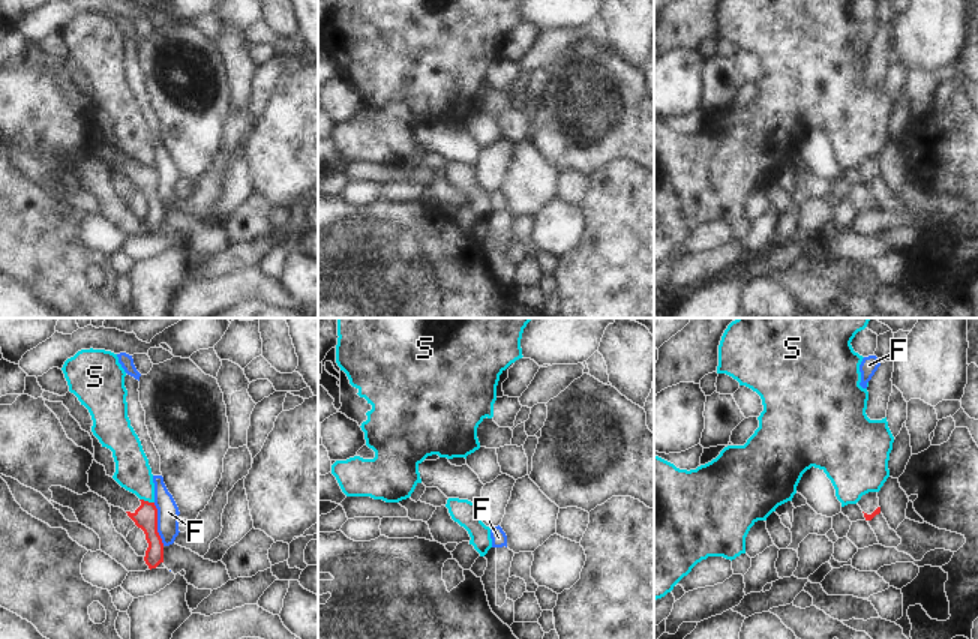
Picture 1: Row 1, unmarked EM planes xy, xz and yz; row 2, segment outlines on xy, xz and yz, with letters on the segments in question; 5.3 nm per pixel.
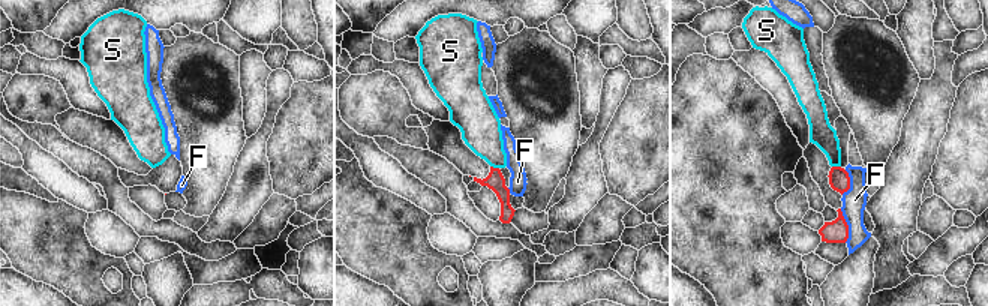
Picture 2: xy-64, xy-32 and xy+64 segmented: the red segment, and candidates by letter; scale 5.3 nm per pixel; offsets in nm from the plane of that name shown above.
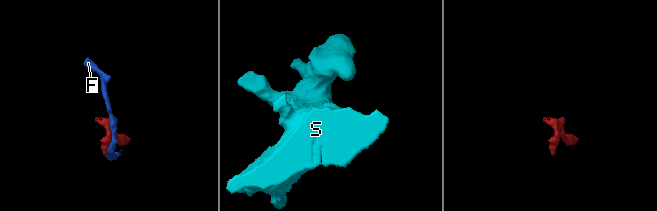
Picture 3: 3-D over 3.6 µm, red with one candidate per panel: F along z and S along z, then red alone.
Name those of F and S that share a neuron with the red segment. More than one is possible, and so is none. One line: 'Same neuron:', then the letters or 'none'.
Same neuron: none

